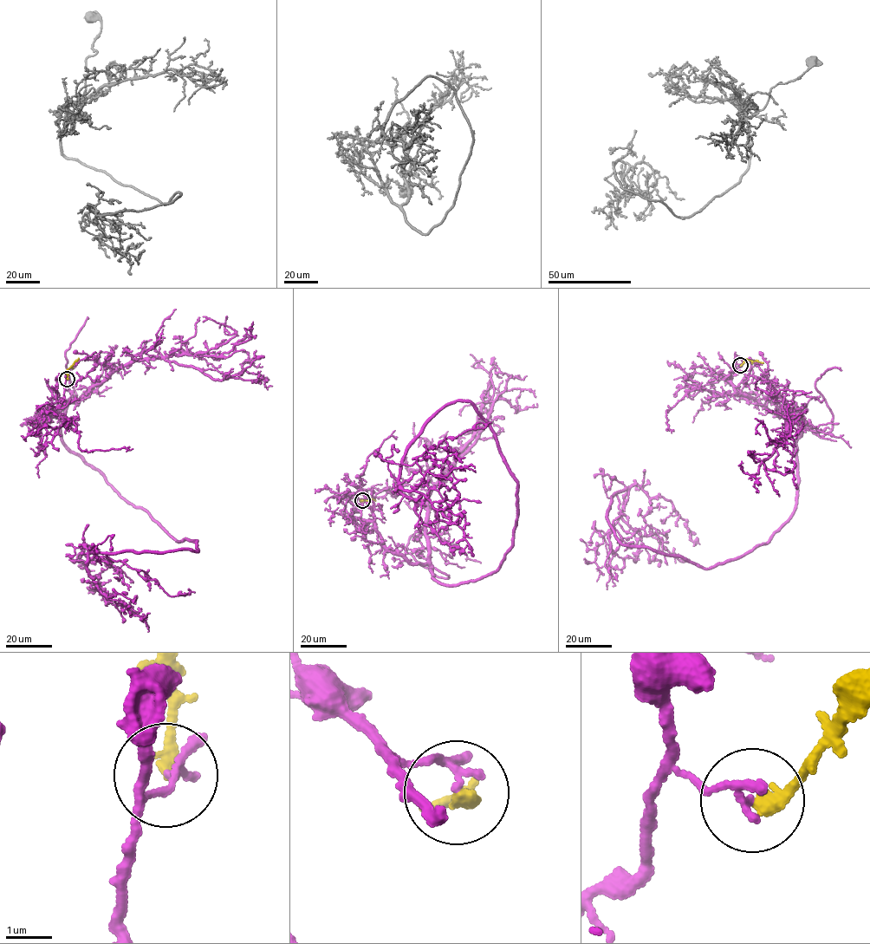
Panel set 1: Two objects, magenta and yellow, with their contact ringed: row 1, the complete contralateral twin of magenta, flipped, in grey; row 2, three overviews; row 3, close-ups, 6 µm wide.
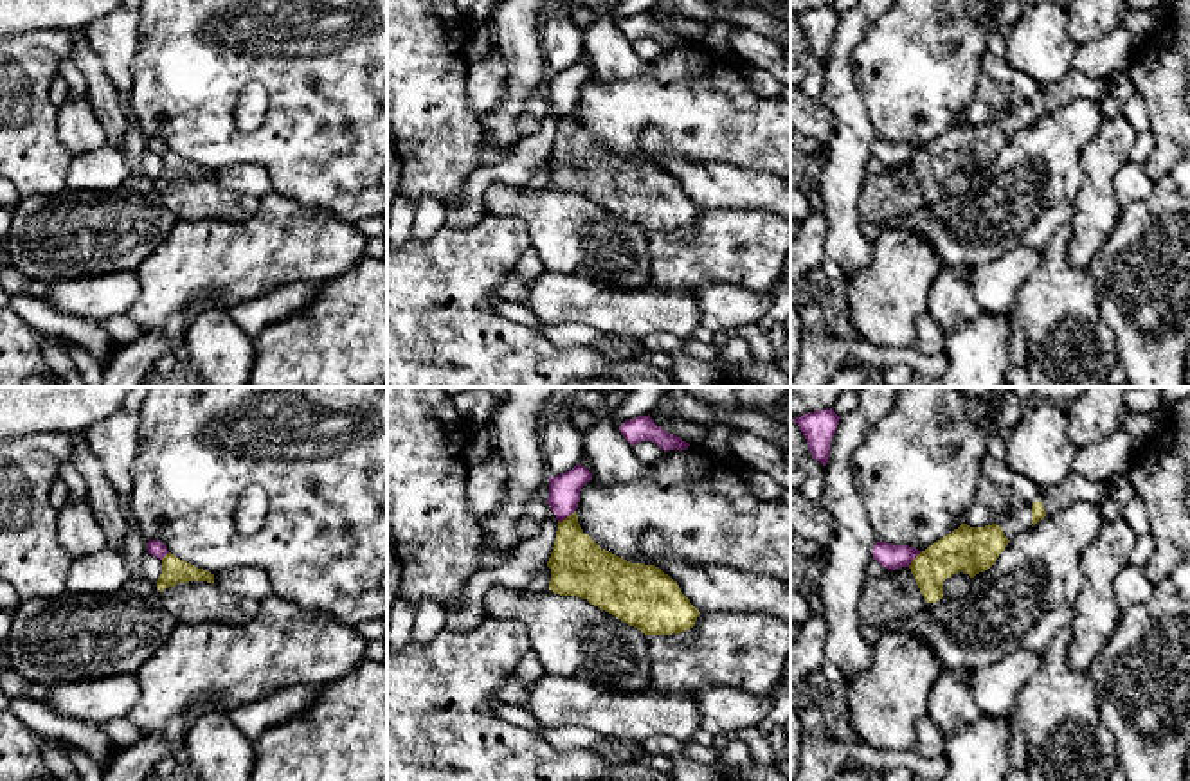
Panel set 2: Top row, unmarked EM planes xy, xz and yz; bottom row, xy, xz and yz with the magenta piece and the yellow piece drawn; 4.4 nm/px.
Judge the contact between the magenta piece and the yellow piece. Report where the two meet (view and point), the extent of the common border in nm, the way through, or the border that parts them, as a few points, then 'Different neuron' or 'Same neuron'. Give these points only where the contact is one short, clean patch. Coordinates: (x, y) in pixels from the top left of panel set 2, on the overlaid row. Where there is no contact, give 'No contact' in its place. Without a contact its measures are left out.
Touches magenta at xz (566, 517). Shared border 100 nm. Boundary: xz (575, 510), (558, 522). Different neuron

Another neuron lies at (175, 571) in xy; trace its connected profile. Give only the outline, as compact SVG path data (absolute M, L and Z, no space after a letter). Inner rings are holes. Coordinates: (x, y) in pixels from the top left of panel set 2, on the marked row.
M175 554L162 558L162 574L157 581L164 608L176 623L227 623L243 626L250 623L261 603L223 592L214 574L198 569Z

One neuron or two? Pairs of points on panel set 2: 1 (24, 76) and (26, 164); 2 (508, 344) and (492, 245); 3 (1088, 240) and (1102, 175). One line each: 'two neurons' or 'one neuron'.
1: one neuron
2: one neuron
3: one neuron

